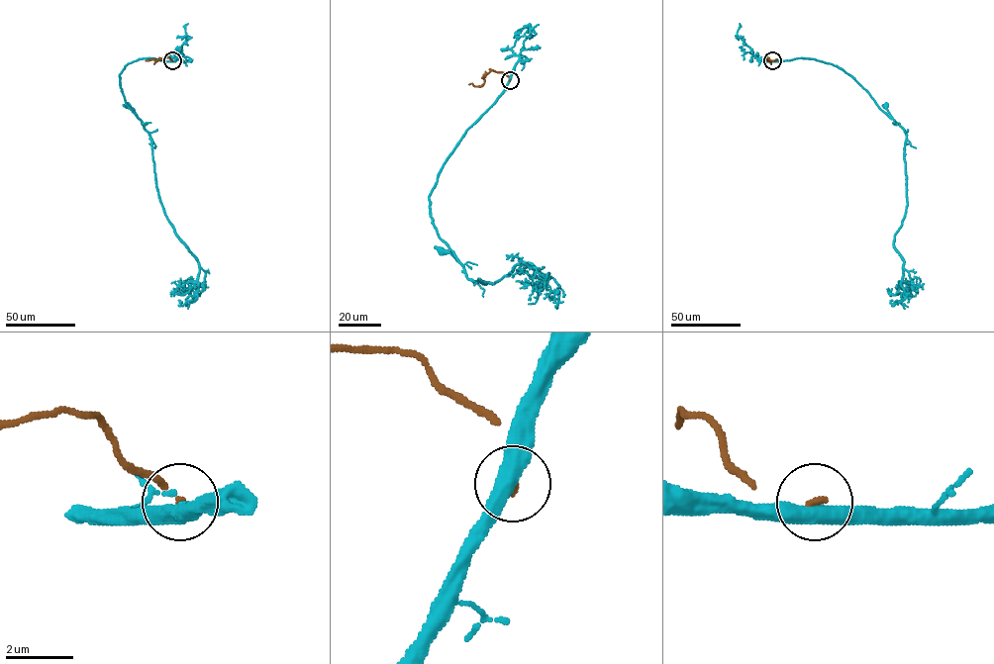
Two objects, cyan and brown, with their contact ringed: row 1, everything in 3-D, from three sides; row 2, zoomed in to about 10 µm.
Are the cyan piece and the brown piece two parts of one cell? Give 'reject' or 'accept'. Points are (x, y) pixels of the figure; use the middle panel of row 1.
reject

